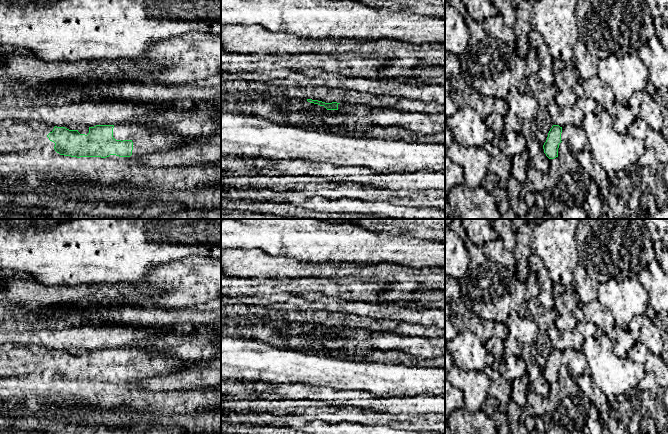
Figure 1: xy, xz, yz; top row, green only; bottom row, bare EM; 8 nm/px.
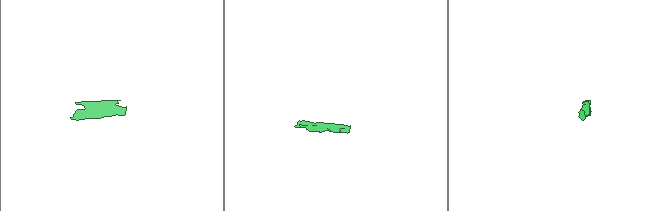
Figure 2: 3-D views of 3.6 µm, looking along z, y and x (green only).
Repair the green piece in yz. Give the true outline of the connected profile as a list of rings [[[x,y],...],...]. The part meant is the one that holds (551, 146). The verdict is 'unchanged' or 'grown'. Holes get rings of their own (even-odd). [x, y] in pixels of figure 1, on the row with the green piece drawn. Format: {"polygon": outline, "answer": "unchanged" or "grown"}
{"polygon": [[[553,125],[543,145],[544,153],[549,159],[558,157],[559,144],[564,140],[569,150],[576,156],[586,146],[588,141],[583,128],[574,125]]], "answer": "grown"}

